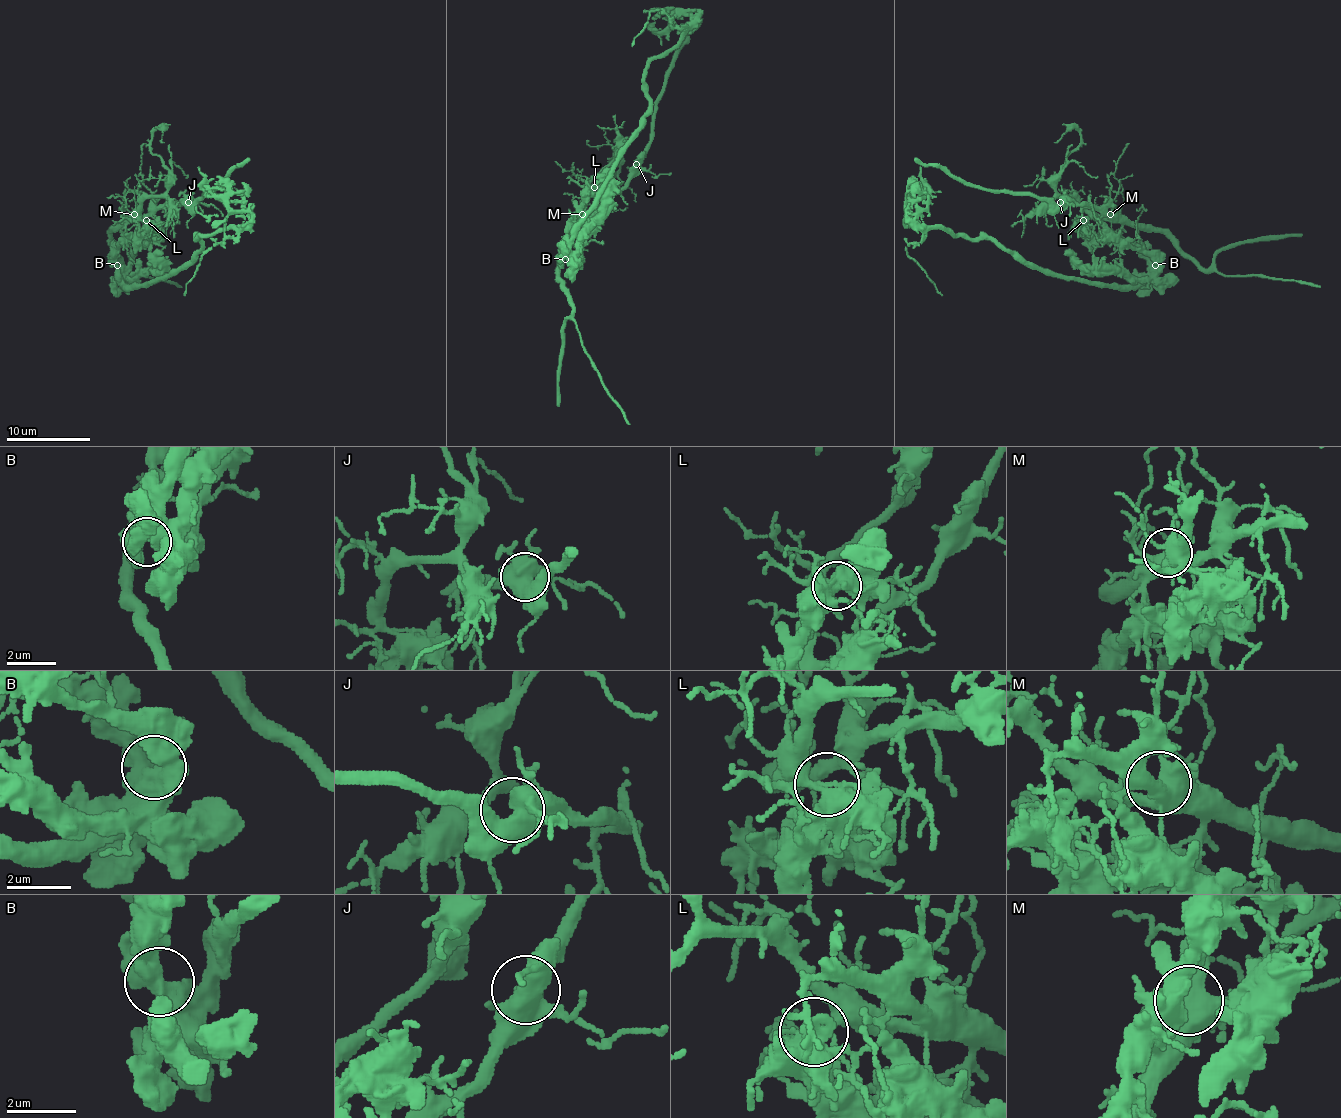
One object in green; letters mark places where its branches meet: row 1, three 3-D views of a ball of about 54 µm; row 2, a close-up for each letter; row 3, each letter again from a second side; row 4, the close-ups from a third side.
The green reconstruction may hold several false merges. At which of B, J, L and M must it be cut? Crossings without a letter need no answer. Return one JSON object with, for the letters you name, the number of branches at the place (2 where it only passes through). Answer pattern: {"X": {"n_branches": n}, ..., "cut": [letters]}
{"L": {"n_branches": 4}, "cut": ["L"]}

